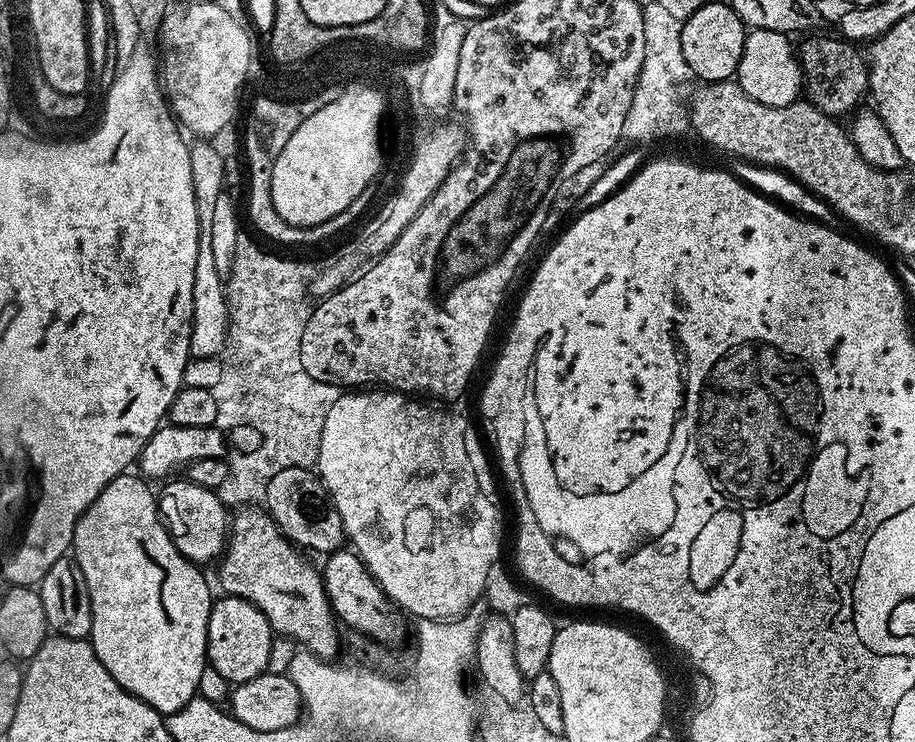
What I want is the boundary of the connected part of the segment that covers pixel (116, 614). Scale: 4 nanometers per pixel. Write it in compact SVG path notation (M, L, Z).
M136 474L115 476L102 490L102 494L98 494L98 498L94 498L92 505L81 514L74 530L70 552L78 562L82 574L86 578L86 586L90 590L90 610L92 611L90 643L94 654L98 654L98 662L102 662L102 666L106 666L106 670L110 670L110 674L114 678L114 682L118 682L118 686L122 686L130 694L134 694L139 700L149 704L155 712L167 714L182 710L182 706L186 706L186 702L193 700L201 691L200 679L204 676L204 668L206 672L206 657L208 655L208 619L214 603L214 595L212 596L207 582L204 581L203 574L200 573L203 571L192 561L187 560L174 546L172 535L165 528L163 520L160 519L157 497L147 486L149 487Z

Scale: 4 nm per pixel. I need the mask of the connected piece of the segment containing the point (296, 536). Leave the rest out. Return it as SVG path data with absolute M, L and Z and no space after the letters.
M282 467L278 470L278 474L274 474L274 478L270 478L266 486L262 504L280 532L297 548L309 553L327 554L345 547L342 518L329 500L324 483L311 467Z

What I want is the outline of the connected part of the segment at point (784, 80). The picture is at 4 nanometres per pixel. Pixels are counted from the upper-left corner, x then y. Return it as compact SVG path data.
M753 28L744 37L742 62L738 62L734 80L747 96L762 106L790 106L801 99L804 75L797 49L787 35L774 30Z

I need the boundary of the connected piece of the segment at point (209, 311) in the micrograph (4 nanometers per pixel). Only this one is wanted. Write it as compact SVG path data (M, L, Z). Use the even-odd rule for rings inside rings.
M196 142L191 145L192 177L194 178L194 206L198 206L198 262L194 262L194 306L192 307L192 356L219 357L228 340L229 306L226 295L226 284L214 264L212 228L218 219L216 207L220 204L220 195L224 192L224 160L211 148L211 143Z

